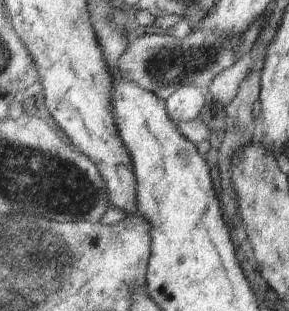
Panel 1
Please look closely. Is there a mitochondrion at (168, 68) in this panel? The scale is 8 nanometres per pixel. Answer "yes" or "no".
yes

